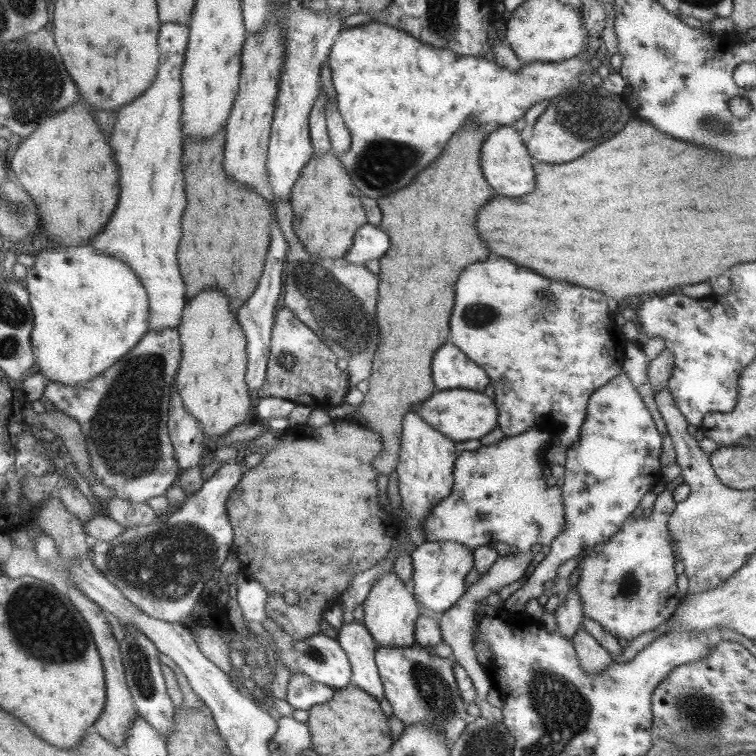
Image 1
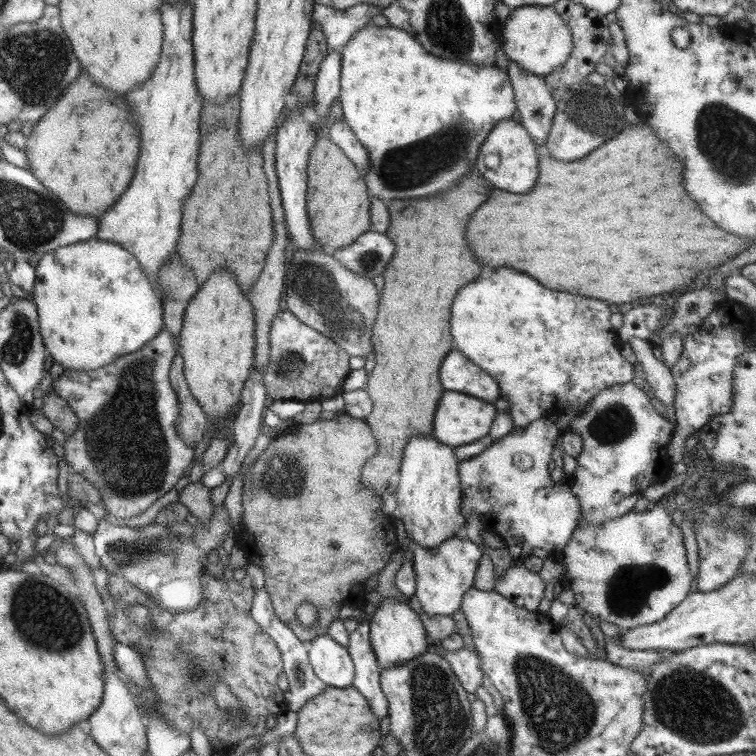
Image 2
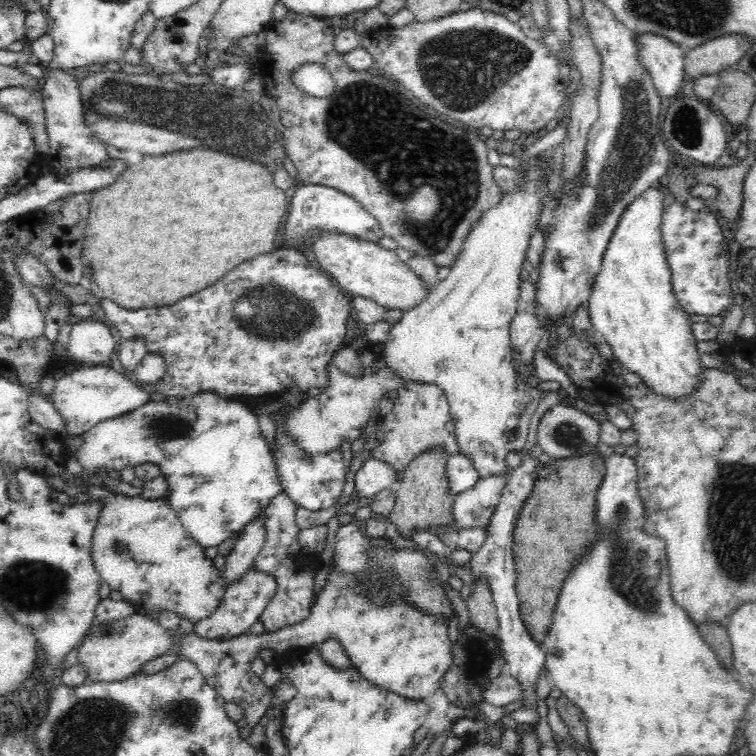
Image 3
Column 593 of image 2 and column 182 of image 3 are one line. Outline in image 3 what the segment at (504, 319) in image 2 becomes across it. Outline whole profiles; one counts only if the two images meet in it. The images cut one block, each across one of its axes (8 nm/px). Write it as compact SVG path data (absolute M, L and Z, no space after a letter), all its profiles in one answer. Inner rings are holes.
M281 248L274 254L254 256L232 268L222 280L182 298L176 304L141 309L120 308L113 300L102 298L100 305L121 336L122 341L143 338L147 352L163 358L167 369L151 389L166 397L190 398L199 393L214 393L228 401L260 398L272 394L300 394L310 388L328 386L326 364L346 338L346 322L352 310L348 294L322 269L310 266L299 249Z

